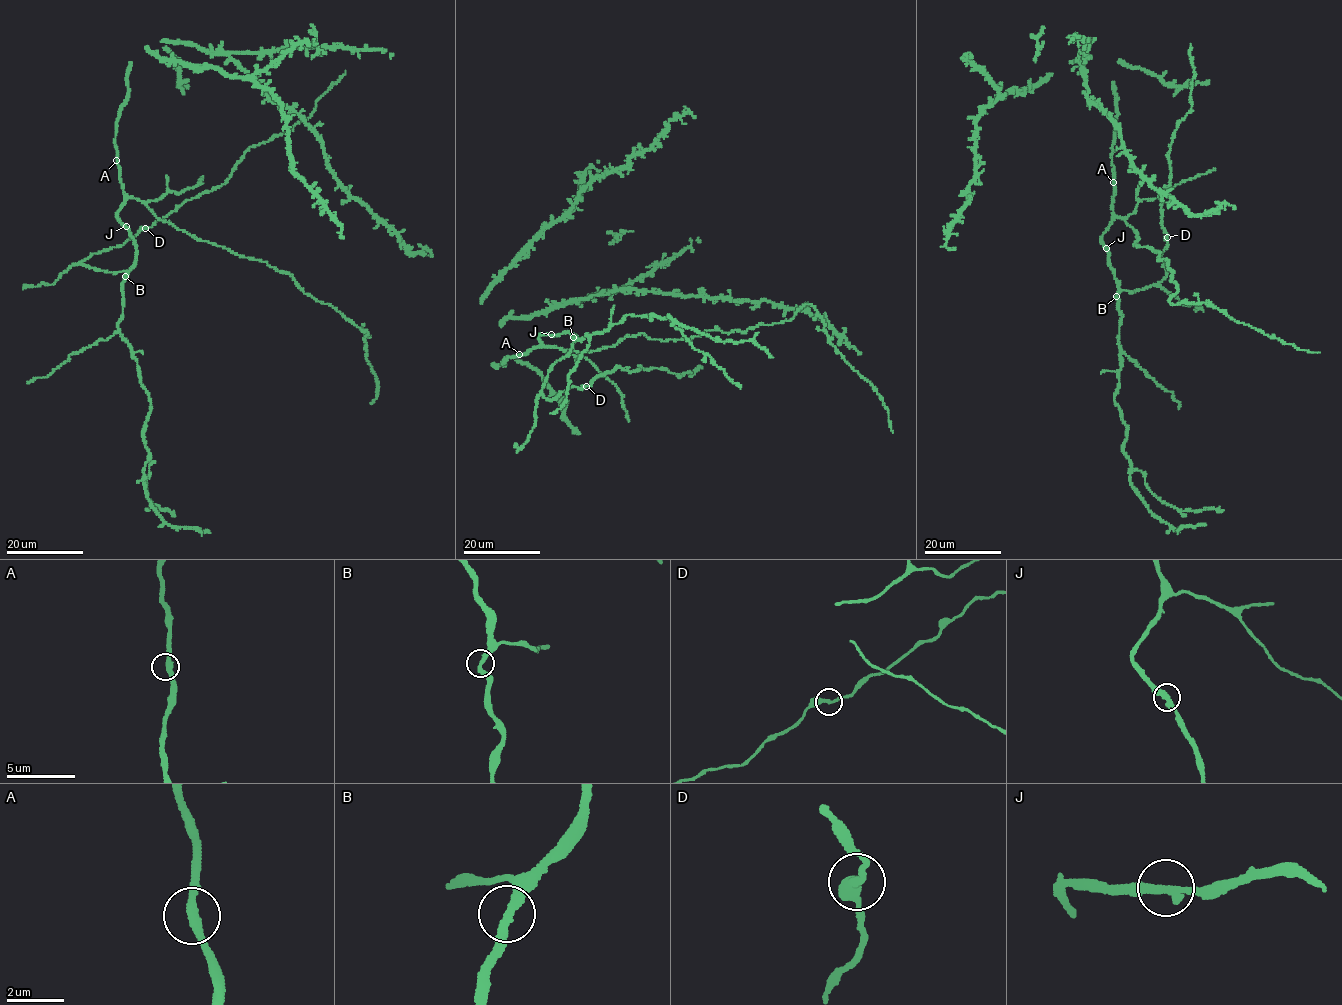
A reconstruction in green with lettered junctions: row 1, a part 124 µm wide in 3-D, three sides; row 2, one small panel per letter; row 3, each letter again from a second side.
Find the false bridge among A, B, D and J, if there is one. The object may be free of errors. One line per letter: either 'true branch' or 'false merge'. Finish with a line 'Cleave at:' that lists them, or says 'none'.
A: true branch
B: true branch
D: true branch
J: true branch
Cleave at: none

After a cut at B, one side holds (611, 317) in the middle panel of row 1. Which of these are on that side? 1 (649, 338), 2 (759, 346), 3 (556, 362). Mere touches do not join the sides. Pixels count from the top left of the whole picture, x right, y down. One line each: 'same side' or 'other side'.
1: other side
2: same side
3: other side

